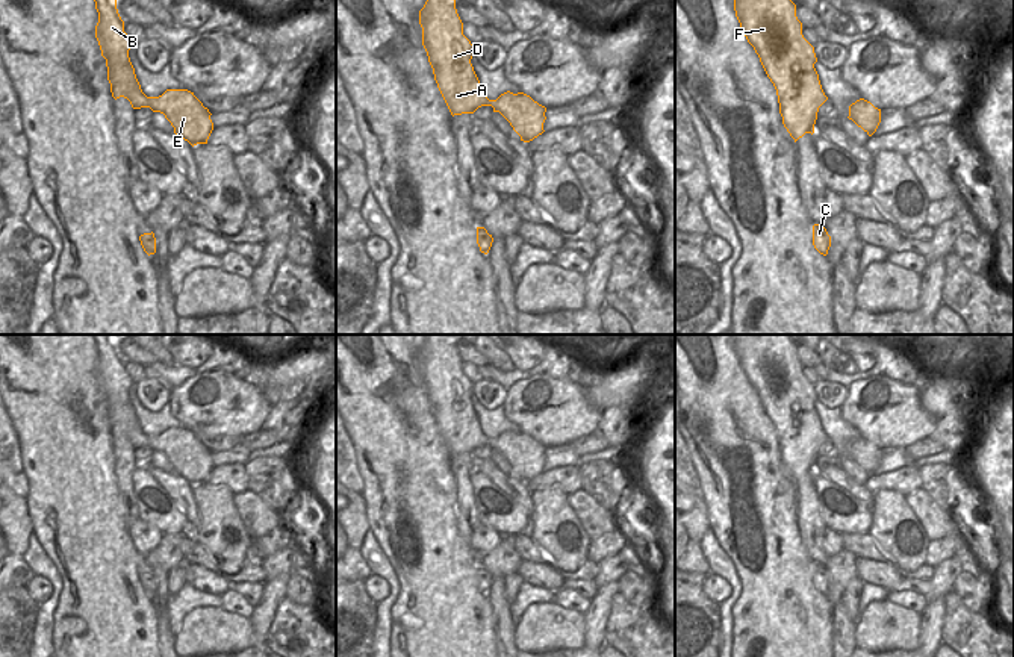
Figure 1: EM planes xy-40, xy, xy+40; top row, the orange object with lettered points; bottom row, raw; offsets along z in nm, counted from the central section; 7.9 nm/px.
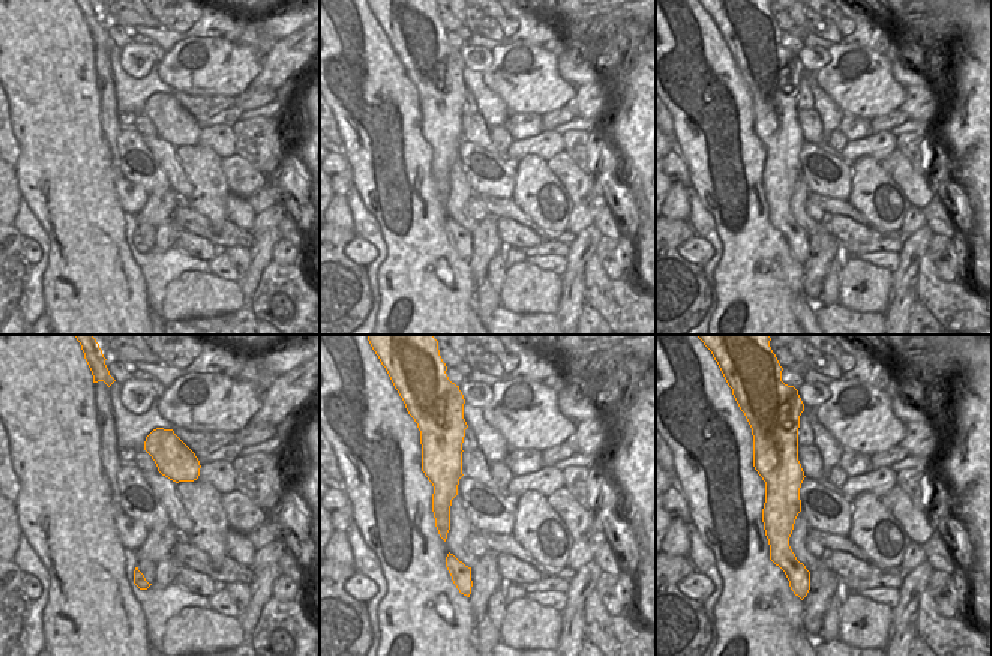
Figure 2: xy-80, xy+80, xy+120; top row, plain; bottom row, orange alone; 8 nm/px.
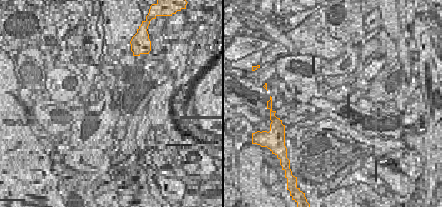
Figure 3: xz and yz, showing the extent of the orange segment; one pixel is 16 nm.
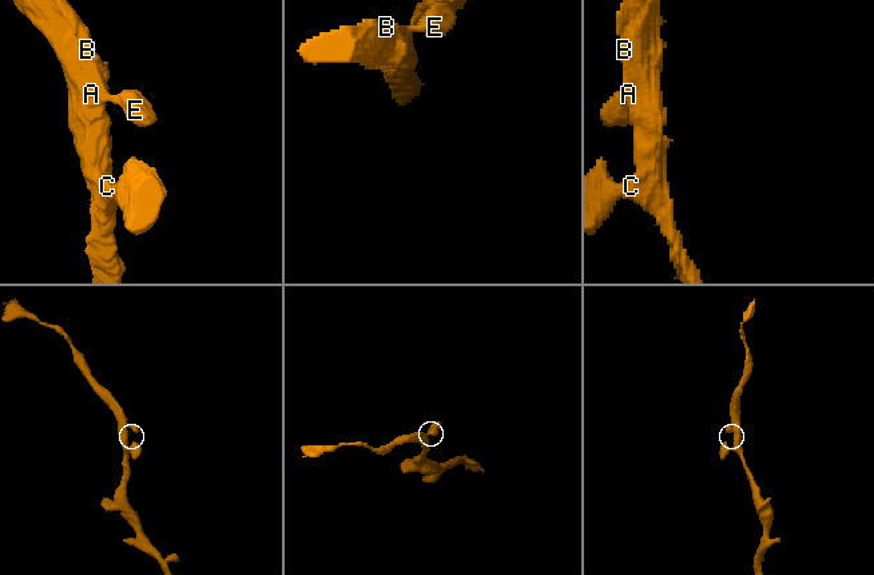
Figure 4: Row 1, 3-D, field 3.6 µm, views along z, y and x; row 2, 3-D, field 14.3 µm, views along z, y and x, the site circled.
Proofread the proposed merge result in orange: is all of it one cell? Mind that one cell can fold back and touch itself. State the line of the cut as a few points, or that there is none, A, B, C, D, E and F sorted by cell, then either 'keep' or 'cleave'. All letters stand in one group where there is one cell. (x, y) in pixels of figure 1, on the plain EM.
cut none; groups A B C D E F; keep

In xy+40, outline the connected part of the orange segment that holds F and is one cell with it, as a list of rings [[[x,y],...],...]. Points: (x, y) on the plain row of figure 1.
[[[734,335],[734,350],[748,381],[776,428],[784,466],[795,481],[805,472],[813,474],[819,447],[828,436],[814,407],[814,386],[802,374],[796,344],[788,335]]]

